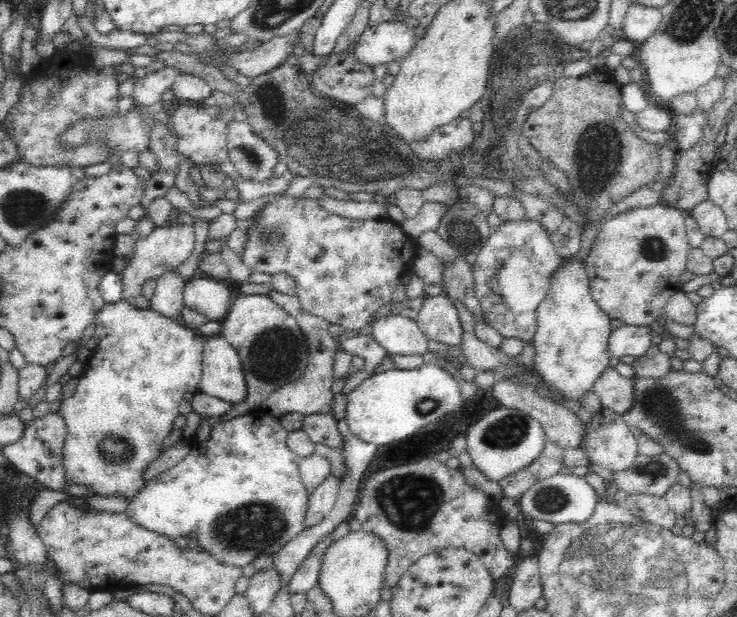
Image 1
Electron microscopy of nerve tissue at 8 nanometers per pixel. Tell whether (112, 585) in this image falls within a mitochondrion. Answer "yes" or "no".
no

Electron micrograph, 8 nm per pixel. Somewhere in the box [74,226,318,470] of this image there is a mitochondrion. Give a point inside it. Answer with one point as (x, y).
(276, 353)

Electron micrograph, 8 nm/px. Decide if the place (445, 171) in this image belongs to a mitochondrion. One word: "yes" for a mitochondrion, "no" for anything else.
yes

